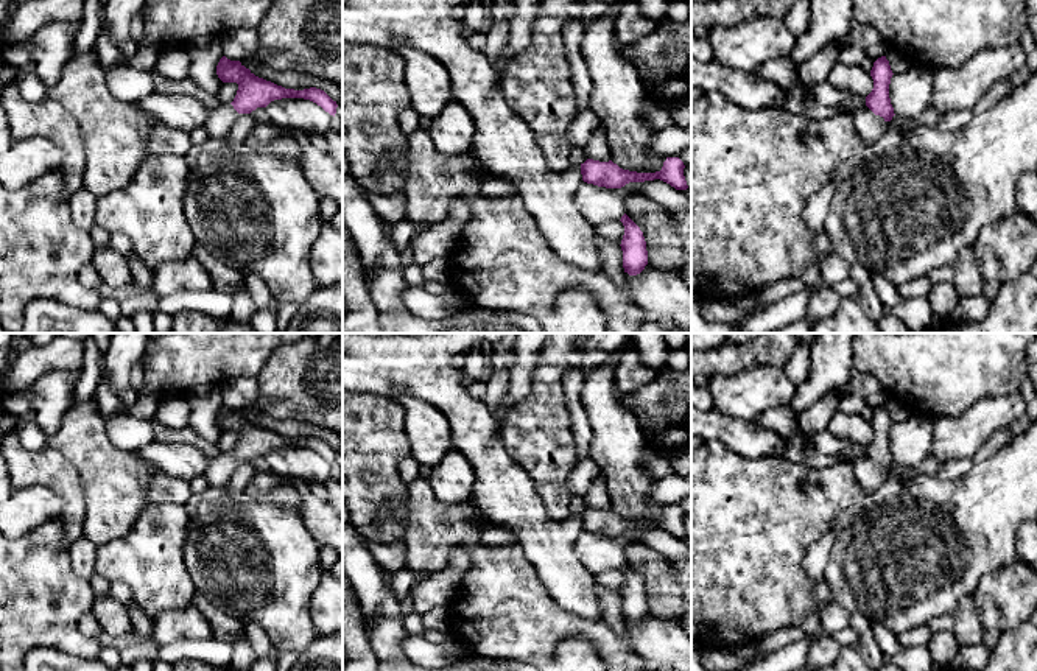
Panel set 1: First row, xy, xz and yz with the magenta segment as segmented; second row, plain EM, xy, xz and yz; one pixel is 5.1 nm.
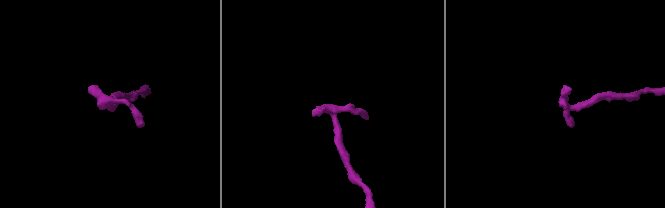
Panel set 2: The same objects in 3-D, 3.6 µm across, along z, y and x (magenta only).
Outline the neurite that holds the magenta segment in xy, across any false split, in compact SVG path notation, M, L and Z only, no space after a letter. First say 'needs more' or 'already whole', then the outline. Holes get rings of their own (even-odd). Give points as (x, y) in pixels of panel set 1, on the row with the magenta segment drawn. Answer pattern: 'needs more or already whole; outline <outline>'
needs more; outline M223 56L216 65L216 75L223 83L237 83L238 90L232 103L220 103L210 111L204 128L209 137L224 139L230 132L240 114L251 114L257 107L266 107L274 100L304 98L316 103L335 117L336 101L324 90L310 87L304 90L285 89L271 81L255 76L240 61Z

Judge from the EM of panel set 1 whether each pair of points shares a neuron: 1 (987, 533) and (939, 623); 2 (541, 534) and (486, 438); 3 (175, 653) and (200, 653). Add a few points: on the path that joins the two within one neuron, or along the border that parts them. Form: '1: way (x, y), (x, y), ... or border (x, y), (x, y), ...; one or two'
1: border (952, 612), (935, 615), (927, 623); two
2: way (523, 511), (502, 489), (491, 461); one
3: way (181, 653), (193, 653); one

